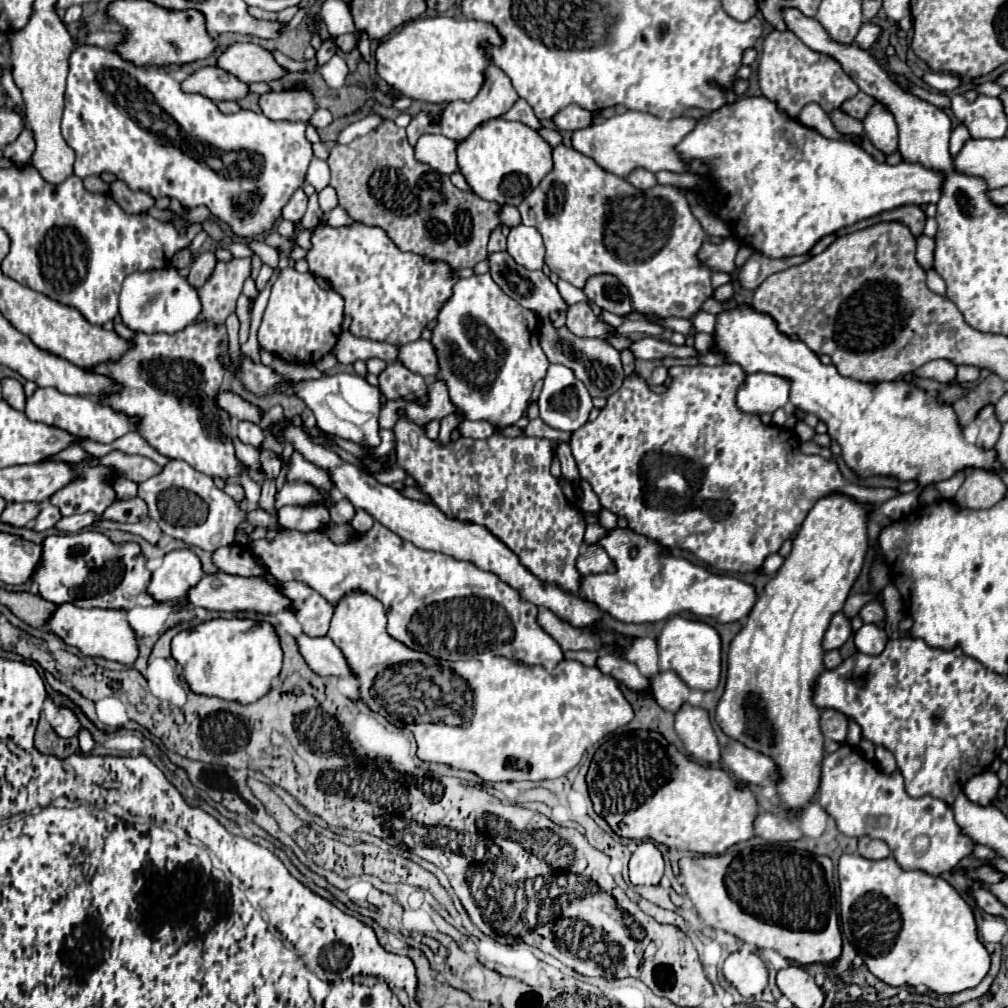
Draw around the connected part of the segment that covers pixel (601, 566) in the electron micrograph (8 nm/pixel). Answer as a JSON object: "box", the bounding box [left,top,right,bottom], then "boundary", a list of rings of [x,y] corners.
{"box":[578,545,614,575],"boundary":[[[590,545],[586,549],[586,553],[582,553],[578,557],[578,571],[580,571],[580,575],[602,573],[602,571],[612,571],[612,569],[614,569],[614,565],[612,565],[610,557],[598,545]]]}

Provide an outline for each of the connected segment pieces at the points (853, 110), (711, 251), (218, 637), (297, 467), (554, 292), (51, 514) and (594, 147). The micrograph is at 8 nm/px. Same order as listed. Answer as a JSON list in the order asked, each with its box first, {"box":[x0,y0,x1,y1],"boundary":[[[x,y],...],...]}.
[{"box":[842,93,876,119],"boundary":[[[858,93],[856,97],[852,97],[852,99],[848,99],[846,103],[842,103],[842,111],[846,111],[850,117],[854,117],[854,119],[866,119],[866,115],[868,115],[868,111],[870,111],[870,107],[876,103],[876,99],[870,99],[870,95],[866,95],[866,93]]]},{"box":[700,239,738,273],"boundary":[[[726,239],[722,243],[704,243],[700,249],[700,259],[714,271],[724,271],[724,273],[734,273],[736,271],[736,253],[738,253],[738,243],[734,239]]]},{"box":[172,617,282,705],"boundary":[[[218,617],[196,625],[190,633],[174,635],[172,657],[194,693],[216,695],[244,705],[264,697],[282,667],[282,649],[274,627],[246,617]]]},{"box":[276,451,334,509],"boundary":[[[294,451],[290,469],[282,489],[276,493],[276,509],[284,505],[308,505],[310,501],[324,501],[330,505],[334,483],[324,469],[318,469]]]},{"box":[490,251,568,323],"boundary":[[[506,251],[490,255],[490,273],[492,273],[492,279],[498,283],[498,287],[508,297],[512,297],[514,301],[518,301],[522,307],[534,311],[542,323],[546,323],[546,319],[548,319],[548,315],[552,311],[558,311],[558,313],[568,311],[568,303],[562,299],[558,287],[550,281],[548,275],[544,275],[542,271],[528,271],[528,269],[516,265],[514,259]]]},{"box":[32,503,62,531],"boundary":[[[44,503],[44,505],[42,505],[42,511],[40,511],[40,515],[36,517],[32,529],[36,529],[36,531],[52,529],[54,523],[58,523],[58,519],[62,519],[62,513],[58,511],[58,507],[54,507],[54,505],[50,505],[50,503]]]},{"box":[572,111,698,177],"boundary":[[[626,111],[622,115],[614,115],[610,119],[594,121],[586,129],[578,129],[572,133],[572,145],[576,151],[592,157],[604,171],[614,173],[618,177],[630,175],[630,171],[642,167],[652,173],[658,171],[672,171],[672,173],[686,173],[690,167],[678,159],[678,151],[674,147],[694,129],[698,119],[694,117],[676,117],[670,121],[658,119],[650,113],[642,111]]]}]

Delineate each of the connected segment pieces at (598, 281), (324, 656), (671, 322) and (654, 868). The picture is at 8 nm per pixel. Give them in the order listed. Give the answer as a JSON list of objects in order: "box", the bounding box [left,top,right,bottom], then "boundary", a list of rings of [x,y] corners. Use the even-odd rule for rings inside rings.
[{"box":[584,275,632,315],"boundary":[[[592,275],[584,285],[584,293],[604,311],[616,315],[628,315],[632,311],[628,291],[618,283],[614,275]]]},{"box":[296,635,354,679],"boundary":[[[298,635],[296,641],[302,657],[318,675],[324,675],[324,677],[336,675],[336,677],[348,677],[348,679],[354,677],[350,667],[346,667],[346,657],[328,637]]]},{"box":[660,319,692,337],"boundary":[[[660,319],[660,325],[668,327],[672,331],[678,331],[684,337],[688,337],[690,329],[692,329],[692,321],[688,321],[688,319]]]},{"box":[630,841,664,885],"boundary":[[[640,841],[630,857],[632,885],[656,885],[664,875],[664,859],[652,841]]]}]

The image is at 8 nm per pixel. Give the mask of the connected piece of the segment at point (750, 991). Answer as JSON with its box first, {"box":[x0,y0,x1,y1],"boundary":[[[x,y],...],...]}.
{"box":[724,953,768,999],"boundary":[[[732,953],[724,961],[724,977],[744,995],[746,999],[756,997],[768,985],[768,967],[758,953]]]}

